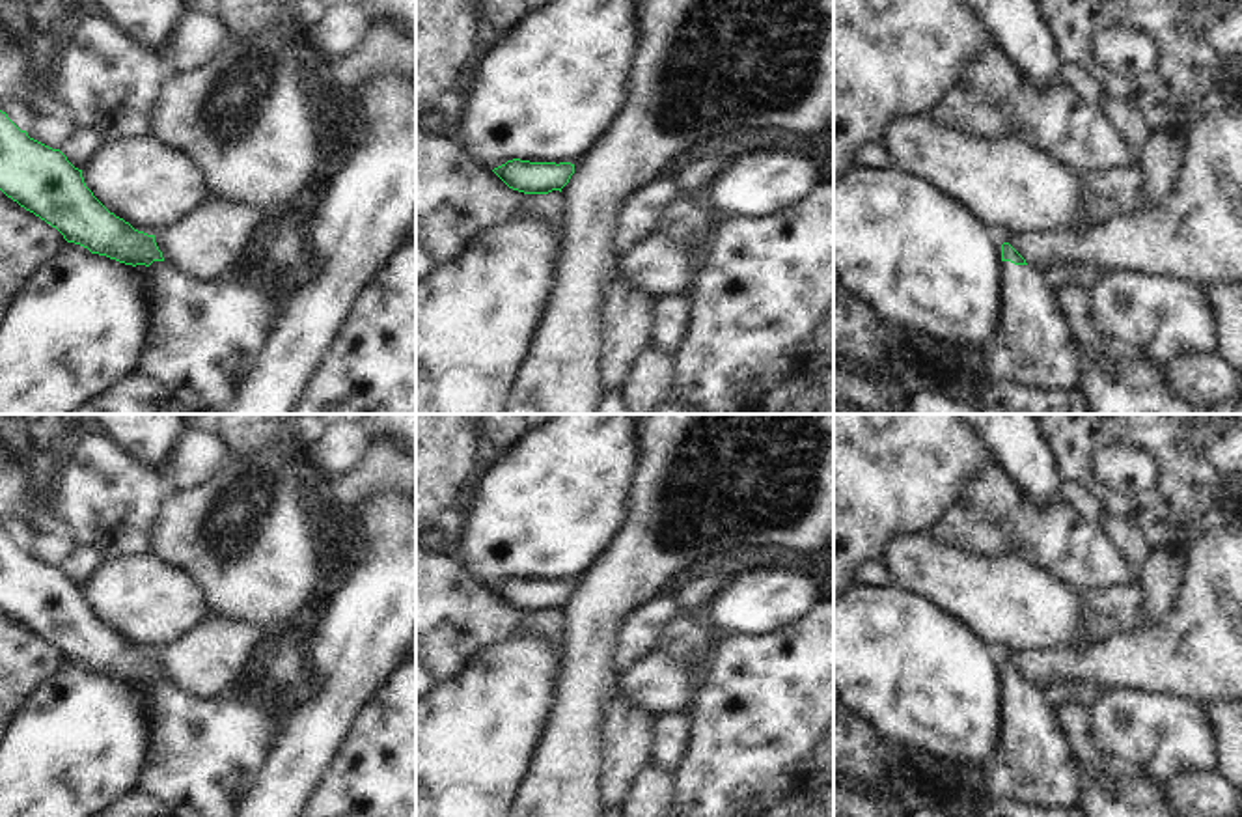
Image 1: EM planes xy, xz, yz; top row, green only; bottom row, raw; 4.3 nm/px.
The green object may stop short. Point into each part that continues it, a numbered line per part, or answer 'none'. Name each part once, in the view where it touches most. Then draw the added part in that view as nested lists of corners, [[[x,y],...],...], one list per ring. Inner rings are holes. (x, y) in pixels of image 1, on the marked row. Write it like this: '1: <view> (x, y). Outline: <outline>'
1: yz (1034, 347). Outline: [[[1001,261],[1001,323],[983,351],[990,382],[1072,390],[1083,375],[1056,293],[1031,265]]]

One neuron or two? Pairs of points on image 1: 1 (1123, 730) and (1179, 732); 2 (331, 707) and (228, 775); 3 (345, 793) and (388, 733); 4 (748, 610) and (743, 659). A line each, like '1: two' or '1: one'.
1: one
2: two
3: one
4: two

